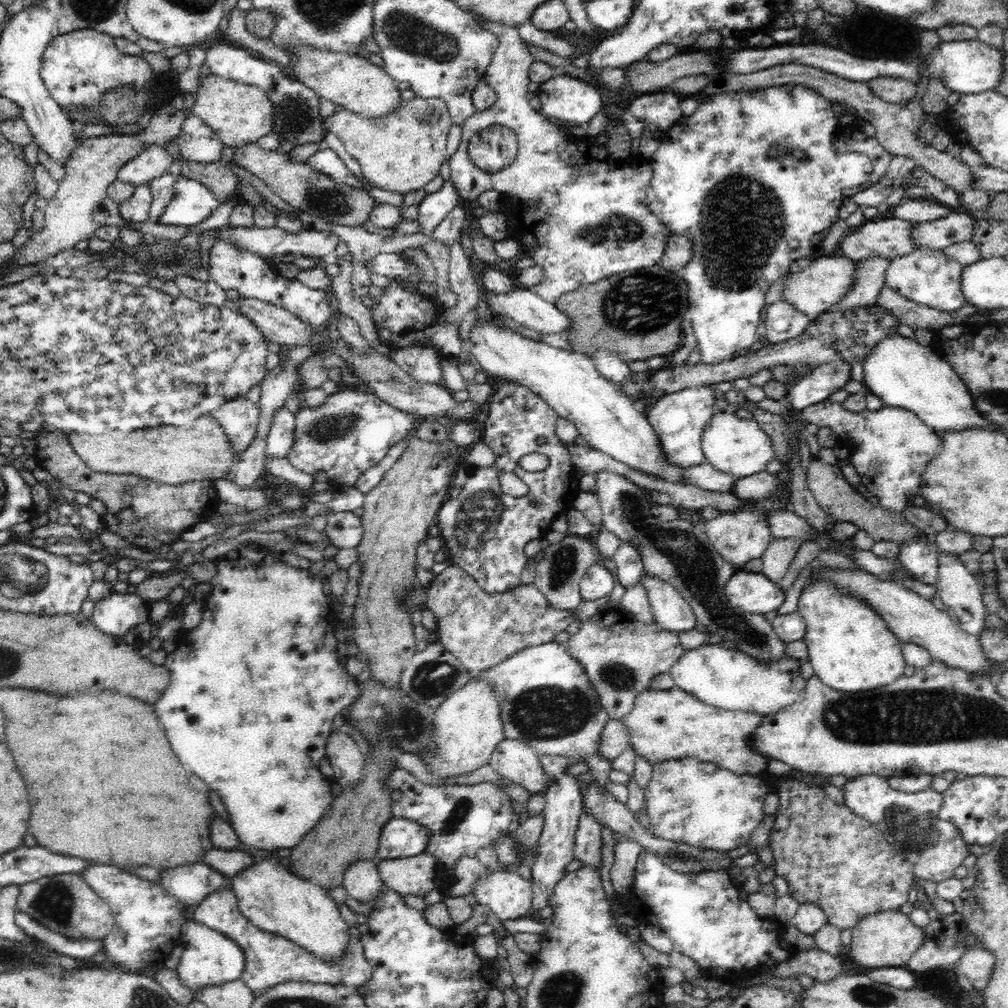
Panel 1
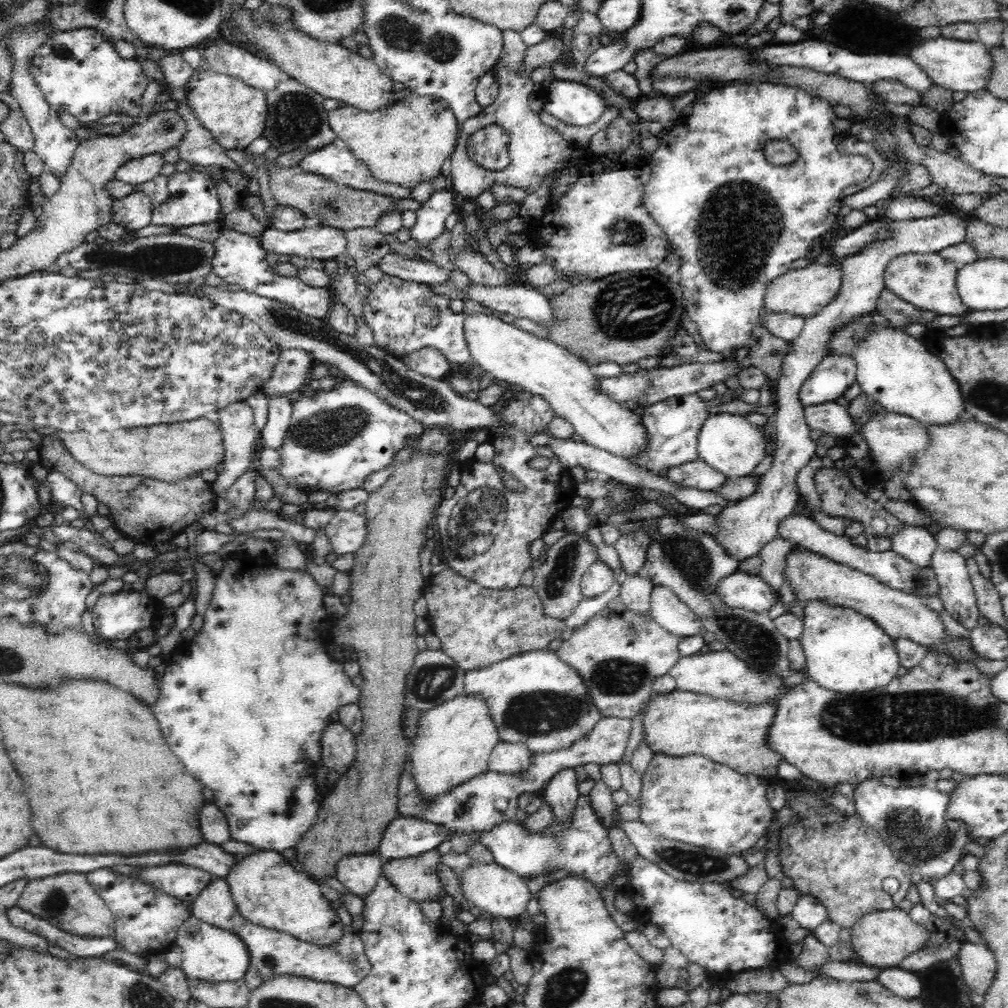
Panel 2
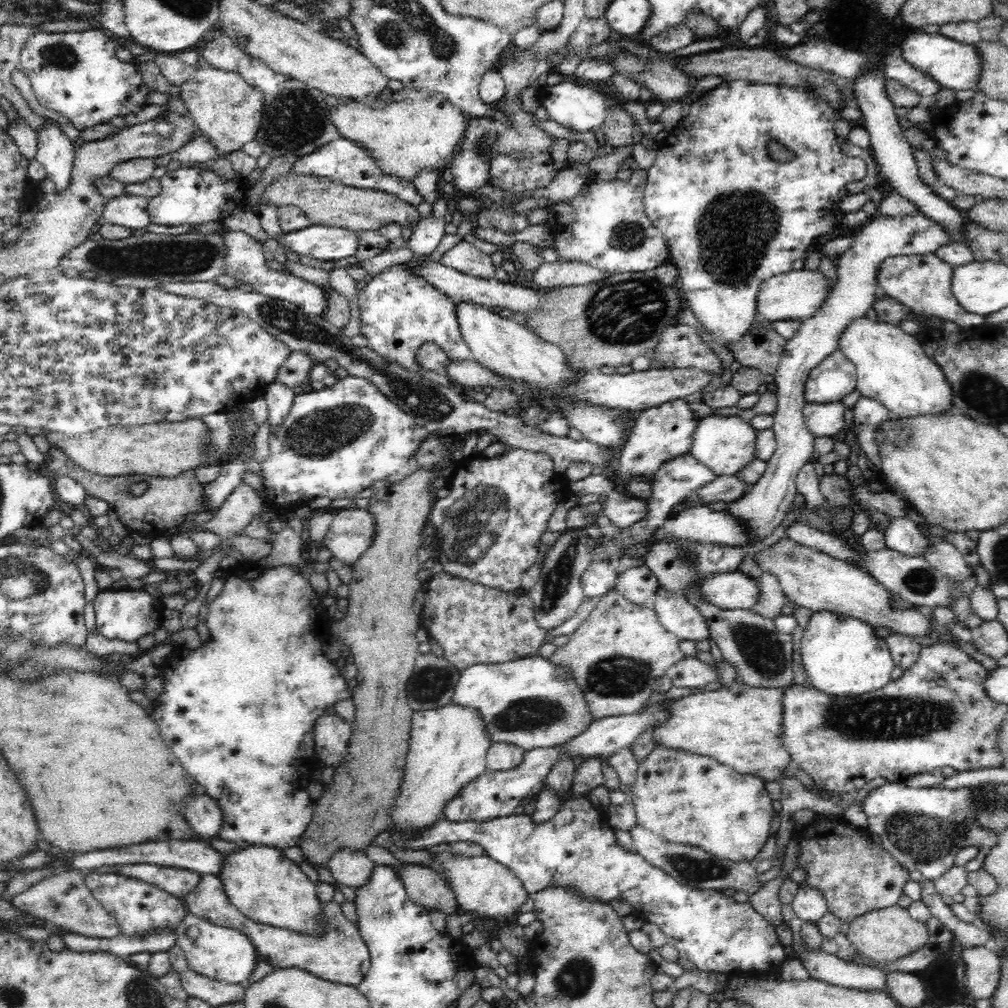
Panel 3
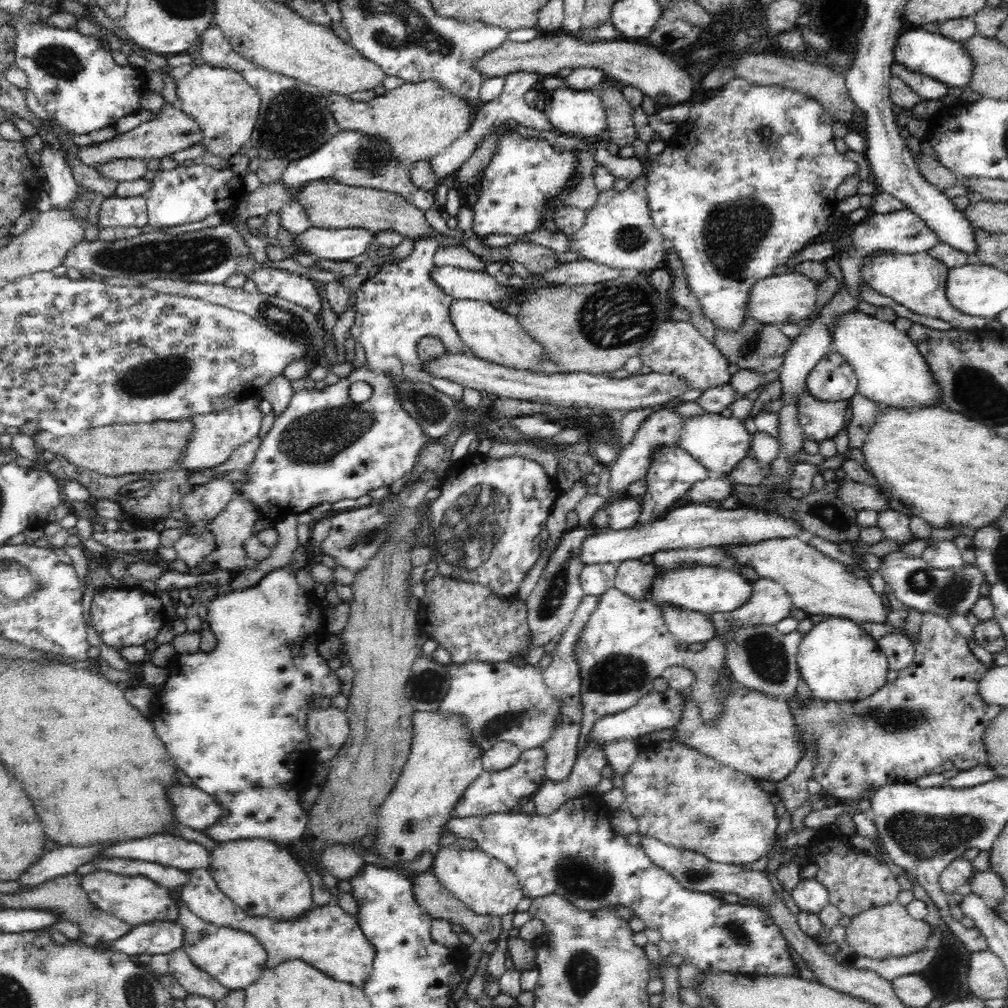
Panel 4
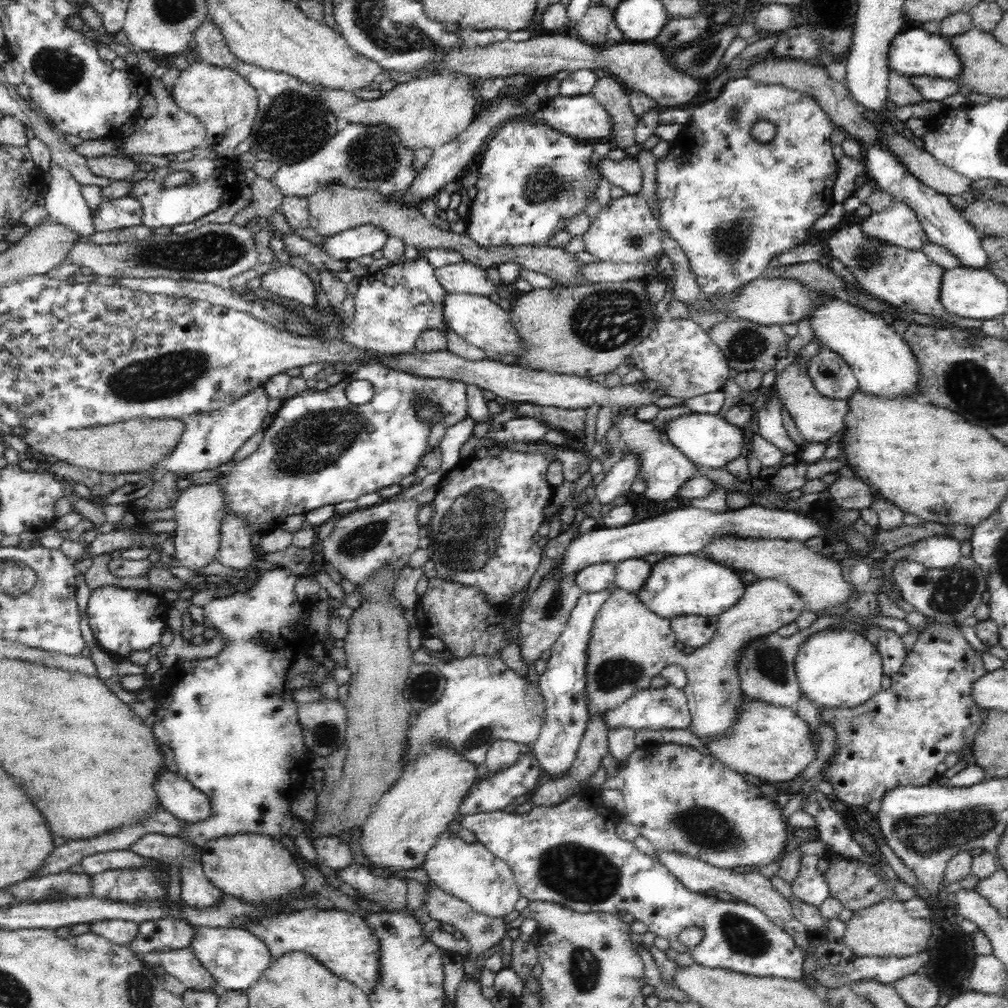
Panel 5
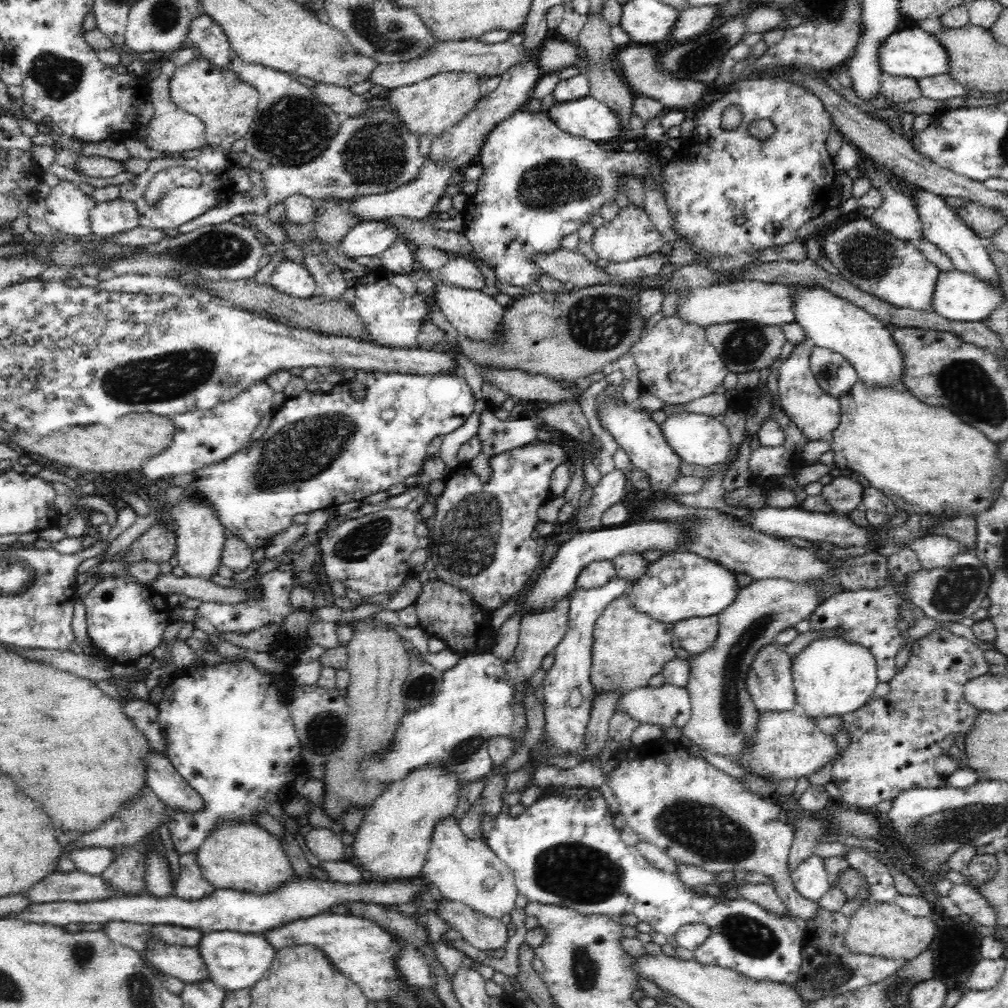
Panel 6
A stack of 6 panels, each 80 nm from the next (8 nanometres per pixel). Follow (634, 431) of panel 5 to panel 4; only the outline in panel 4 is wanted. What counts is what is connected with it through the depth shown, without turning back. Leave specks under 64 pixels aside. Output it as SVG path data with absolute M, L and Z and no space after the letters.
M662 446L658 447L649 459L646 474L643 478L646 479L647 490L643 494L642 512L638 517L638 524L646 524L652 522L652 519L662 517L674 502L680 500L682 496L686 496L686 490L692 488L698 480L710 476L710 472L704 466L698 464L684 449Z

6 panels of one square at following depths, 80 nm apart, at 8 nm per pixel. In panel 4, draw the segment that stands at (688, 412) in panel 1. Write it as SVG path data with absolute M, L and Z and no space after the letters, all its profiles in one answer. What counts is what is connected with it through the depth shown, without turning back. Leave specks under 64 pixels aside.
M667 406L656 412L653 412L648 416L636 430L635 435L622 451L619 451L618 458L614 461L614 464L610 467L609 477L609 498L612 499L616 496L626 494L627 486L643 478L646 474L647 466L649 465L649 459L651 454L662 446L670 446L679 448L677 444L677 434L681 423L685 419L684 416L672 411L672 408Z

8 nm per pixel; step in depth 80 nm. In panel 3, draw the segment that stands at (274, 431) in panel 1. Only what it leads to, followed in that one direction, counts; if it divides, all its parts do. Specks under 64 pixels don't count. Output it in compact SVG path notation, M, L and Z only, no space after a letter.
M270 382L261 392L261 397L266 399L268 406L268 424L270 424L270 434L282 426L282 420L290 412L294 402L294 391L283 384Z

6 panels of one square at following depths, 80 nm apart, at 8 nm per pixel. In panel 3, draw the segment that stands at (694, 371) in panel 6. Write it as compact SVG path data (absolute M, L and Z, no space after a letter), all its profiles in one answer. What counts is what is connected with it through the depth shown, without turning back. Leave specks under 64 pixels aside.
M686 324L668 326L659 336L652 358L664 364L662 368L708 370L716 374L723 369L718 355L704 344L695 328Z

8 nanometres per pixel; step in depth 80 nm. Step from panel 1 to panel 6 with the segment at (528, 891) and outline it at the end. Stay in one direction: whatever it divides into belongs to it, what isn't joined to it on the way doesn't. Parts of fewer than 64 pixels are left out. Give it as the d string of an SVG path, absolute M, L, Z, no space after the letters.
M451 814L435 822L421 874L433 882L447 900L469 906L487 917L506 920L515 908L518 892L510 869L483 839L466 838L459 821Z

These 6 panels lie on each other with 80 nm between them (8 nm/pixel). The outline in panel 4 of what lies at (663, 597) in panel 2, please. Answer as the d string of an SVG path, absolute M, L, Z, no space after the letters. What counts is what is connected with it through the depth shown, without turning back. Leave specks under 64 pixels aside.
M665 609L662 616L677 643L706 643L715 636L715 626L706 613Z

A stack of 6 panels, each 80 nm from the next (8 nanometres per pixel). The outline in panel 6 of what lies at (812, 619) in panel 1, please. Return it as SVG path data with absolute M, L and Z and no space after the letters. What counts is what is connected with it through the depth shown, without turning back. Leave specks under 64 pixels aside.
M842 637L811 642L793 659L796 710L816 722L824 716L844 716L861 709L878 686L878 666L870 650Z

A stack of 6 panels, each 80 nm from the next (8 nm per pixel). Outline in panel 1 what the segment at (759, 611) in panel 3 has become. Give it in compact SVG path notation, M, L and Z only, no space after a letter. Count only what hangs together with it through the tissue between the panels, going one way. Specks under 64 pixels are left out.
M798 538L774 539L762 554L764 567L761 573L771 581L780 583L798 550L803 546L803 541Z

